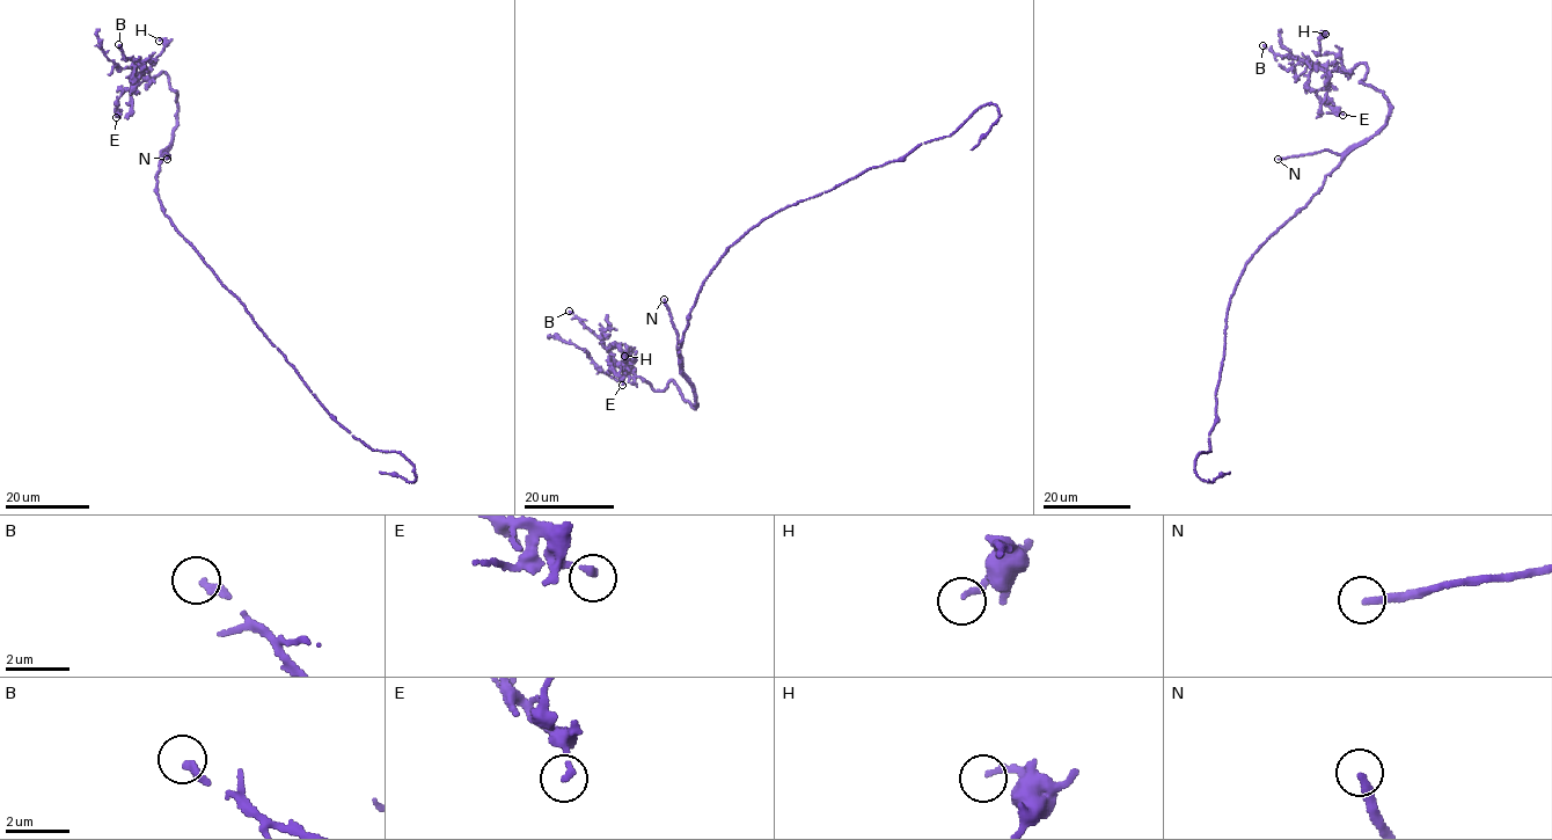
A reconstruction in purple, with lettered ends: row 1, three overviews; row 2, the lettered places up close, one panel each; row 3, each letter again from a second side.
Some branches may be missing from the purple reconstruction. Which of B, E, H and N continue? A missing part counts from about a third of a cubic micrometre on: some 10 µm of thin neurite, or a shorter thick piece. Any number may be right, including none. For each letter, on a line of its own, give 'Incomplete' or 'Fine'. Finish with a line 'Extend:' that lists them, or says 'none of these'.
B: Incomplete
E: Fine
H: Fine
N: Fine
Extend: B

